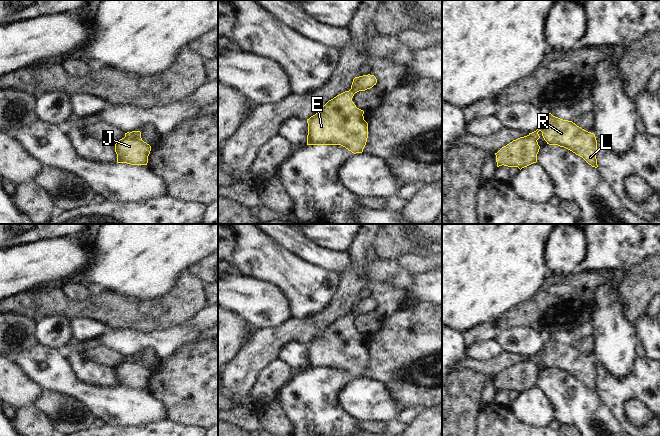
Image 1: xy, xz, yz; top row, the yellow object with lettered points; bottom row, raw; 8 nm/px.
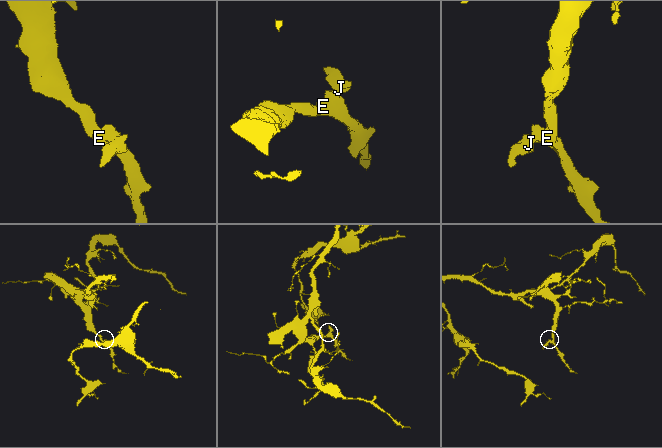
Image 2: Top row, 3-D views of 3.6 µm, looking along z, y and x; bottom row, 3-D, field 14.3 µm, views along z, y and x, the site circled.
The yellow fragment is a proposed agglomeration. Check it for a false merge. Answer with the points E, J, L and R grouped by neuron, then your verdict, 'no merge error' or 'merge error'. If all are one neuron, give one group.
E L R / J | merge error

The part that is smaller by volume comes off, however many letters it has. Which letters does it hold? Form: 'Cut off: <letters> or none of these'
Cut off: J

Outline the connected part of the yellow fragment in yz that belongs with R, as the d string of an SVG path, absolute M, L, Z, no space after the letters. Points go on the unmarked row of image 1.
M545 337L544 347L531 359L534 363L540 362L542 356L544 364L549 369L564 371L582 381L589 389L597 392L597 364L594 357L577 350L572 345L563 344Z

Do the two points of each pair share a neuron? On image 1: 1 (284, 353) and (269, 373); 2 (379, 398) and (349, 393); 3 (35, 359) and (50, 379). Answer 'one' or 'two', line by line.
1: two
2: one
3: one

